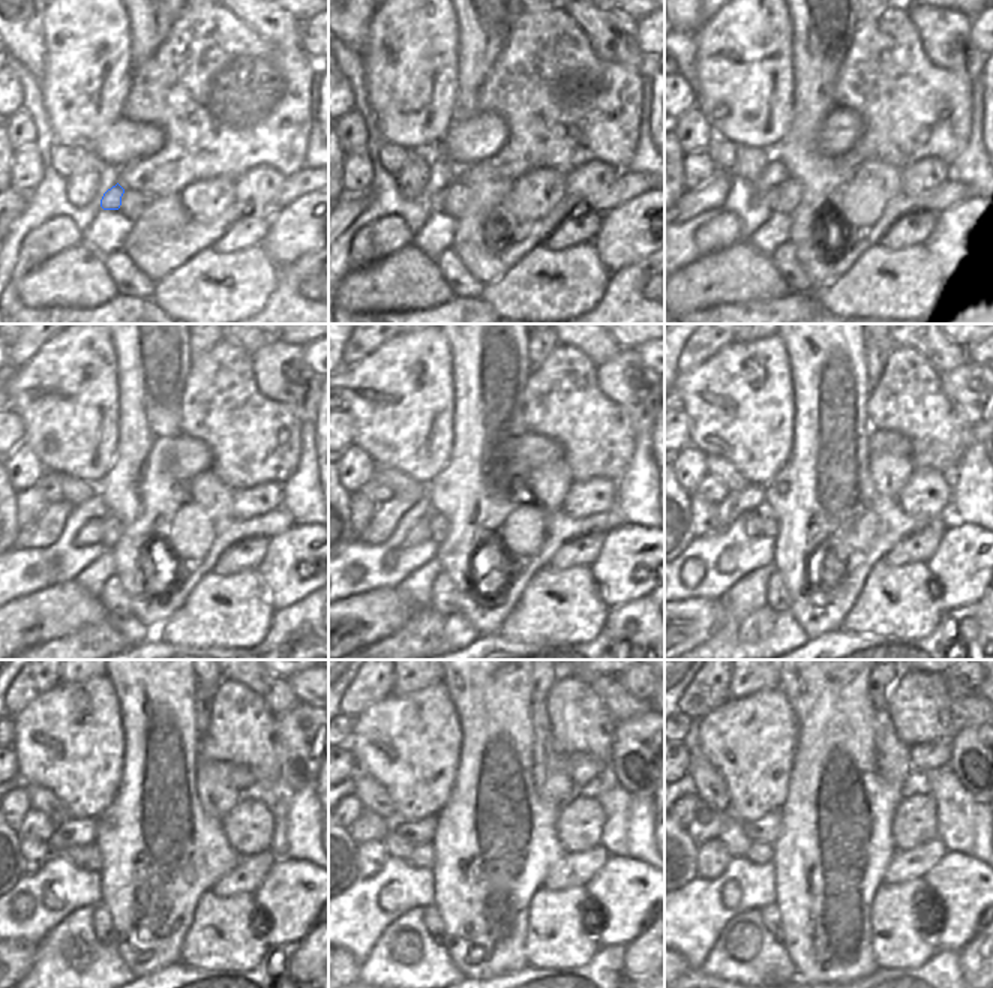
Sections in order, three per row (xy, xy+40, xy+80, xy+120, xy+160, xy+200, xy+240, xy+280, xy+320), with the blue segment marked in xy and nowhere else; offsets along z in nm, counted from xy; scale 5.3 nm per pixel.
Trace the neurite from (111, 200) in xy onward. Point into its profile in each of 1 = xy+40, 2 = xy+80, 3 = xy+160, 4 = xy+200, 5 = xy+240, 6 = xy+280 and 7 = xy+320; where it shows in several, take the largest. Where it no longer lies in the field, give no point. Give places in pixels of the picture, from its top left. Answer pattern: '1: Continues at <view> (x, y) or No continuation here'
1: Continues at xy+40 (437, 201)
2: Continues at xy+80 (770, 200)
3: Continues at xy+160 (420, 532)
4: Continues at xy+200 (752, 519)
5: Continues at xy+240 (74, 853)
6: Continues at xy+280 (396, 846)
7: Continues at xy+320 (732, 837).

